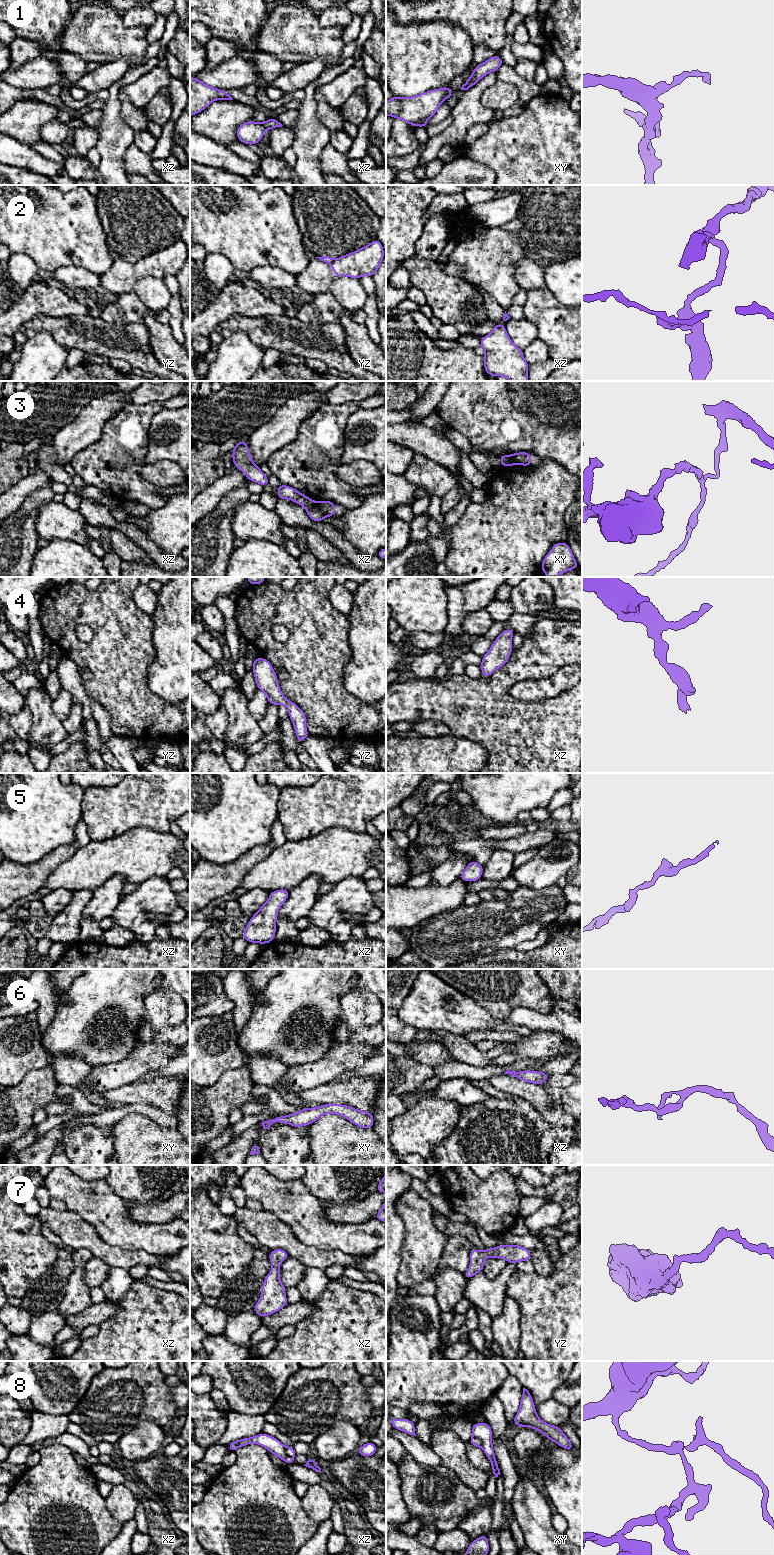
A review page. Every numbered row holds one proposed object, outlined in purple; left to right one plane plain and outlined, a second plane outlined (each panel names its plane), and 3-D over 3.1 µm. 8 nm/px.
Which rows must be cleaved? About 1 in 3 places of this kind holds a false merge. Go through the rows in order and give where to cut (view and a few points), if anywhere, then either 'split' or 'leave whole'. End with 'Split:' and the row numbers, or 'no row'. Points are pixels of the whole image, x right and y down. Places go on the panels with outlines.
1: cut none; leave whole
2: cut yz (333, 260), (329, 263); split
3: cut xz (306, 508), (318, 507), (321, 510); split
4: cut none; leave whole
5: cut none; leave whole
6: cut none; leave whole
7: cut none; leave whole
8: cut xz (284, 1446), (284, 1452), (293, 1458); split
Split: 2, 3, 8

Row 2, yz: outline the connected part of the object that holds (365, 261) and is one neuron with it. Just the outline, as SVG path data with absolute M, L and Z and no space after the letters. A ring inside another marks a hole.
M378 239L360 249L334 259L330 267L335 277L348 276L359 279L361 276L373 277L384 258L384 250Z

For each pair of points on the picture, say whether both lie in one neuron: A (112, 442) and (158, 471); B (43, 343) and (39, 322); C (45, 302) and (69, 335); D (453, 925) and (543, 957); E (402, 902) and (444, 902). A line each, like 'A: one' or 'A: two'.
A: two
B: two
C: two
D: two
E: one

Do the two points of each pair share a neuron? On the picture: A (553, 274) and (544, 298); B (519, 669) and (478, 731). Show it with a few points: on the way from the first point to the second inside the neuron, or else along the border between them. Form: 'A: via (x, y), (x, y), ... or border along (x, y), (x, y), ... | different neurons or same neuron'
A: border along (547, 287), (558, 300), (565, 304) | different neurons
B: via (503, 684), (487, 700), (478, 715) | same neuron

